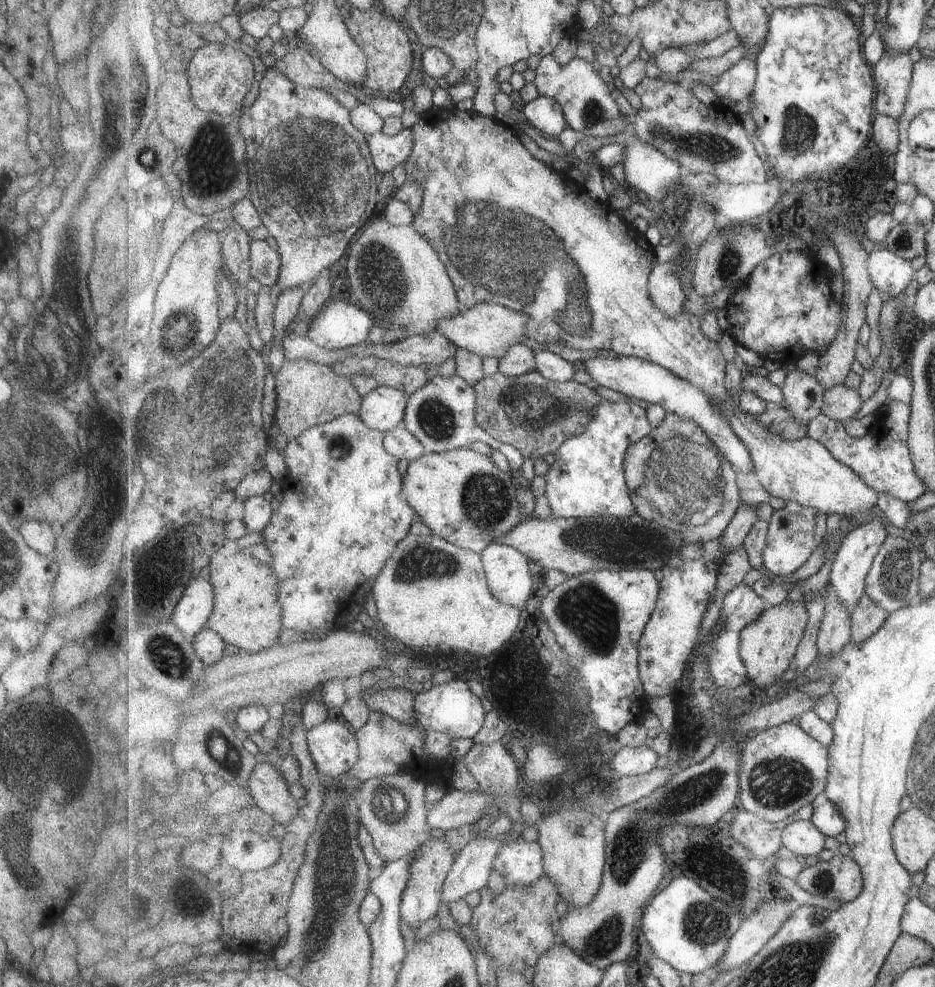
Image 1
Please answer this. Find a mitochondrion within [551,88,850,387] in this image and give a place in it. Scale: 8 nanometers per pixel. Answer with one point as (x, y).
(712, 149)

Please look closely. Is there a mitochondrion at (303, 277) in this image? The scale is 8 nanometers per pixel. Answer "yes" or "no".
no

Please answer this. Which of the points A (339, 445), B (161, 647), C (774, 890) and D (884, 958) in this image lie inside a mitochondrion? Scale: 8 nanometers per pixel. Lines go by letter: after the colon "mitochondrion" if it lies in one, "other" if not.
A: mitochondrion
B: mitochondrion
C: other
D: other

